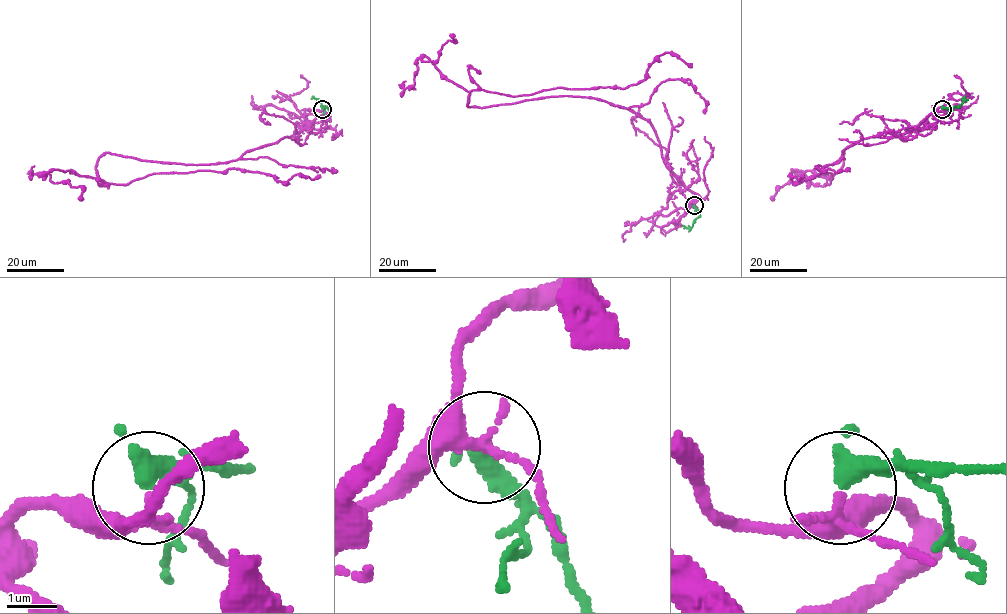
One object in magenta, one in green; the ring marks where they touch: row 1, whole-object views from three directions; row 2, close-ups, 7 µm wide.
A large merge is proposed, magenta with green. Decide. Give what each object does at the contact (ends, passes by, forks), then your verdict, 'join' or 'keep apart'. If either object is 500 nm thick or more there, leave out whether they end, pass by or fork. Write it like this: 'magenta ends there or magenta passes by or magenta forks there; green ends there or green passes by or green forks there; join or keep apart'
magenta forks there; green passes by; join

